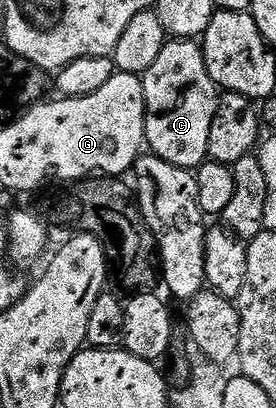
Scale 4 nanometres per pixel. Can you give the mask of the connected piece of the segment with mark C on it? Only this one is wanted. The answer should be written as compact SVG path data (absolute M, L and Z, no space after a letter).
M193 39L166 40L163 51L155 58L155 64L143 75L145 83L145 143L152 156L163 159L175 167L196 171L204 165L209 148L207 139L211 139L211 123L215 119L219 90L207 71L205 56L200 44Z

